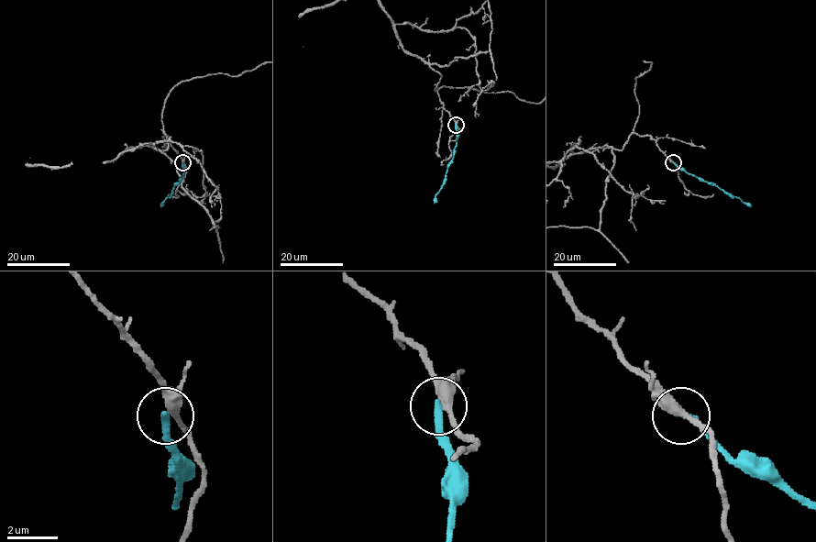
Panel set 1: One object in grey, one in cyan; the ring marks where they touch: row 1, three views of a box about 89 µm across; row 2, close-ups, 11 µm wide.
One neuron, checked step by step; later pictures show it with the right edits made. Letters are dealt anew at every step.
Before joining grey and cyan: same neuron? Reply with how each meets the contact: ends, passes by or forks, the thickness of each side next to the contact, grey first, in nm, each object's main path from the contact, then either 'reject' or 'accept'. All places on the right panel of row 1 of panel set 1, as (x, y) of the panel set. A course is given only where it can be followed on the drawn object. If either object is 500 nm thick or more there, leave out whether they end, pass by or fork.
grey passes by | cyan ends | 320/240 nm | cyan via (672, 162), (751, 205) | reject

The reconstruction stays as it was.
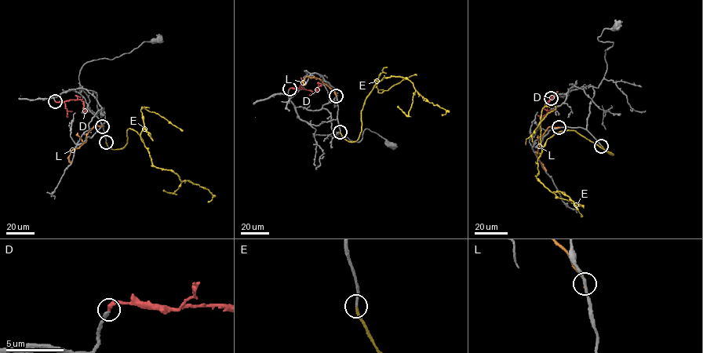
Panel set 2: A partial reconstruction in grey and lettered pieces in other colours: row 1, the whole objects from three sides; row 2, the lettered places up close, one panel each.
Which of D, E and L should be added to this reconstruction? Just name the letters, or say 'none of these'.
D, E

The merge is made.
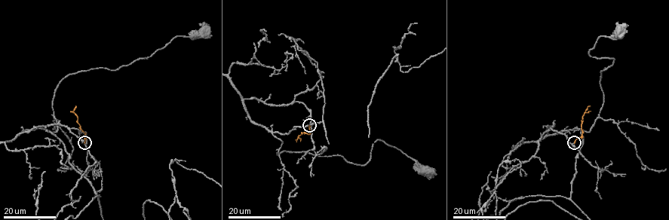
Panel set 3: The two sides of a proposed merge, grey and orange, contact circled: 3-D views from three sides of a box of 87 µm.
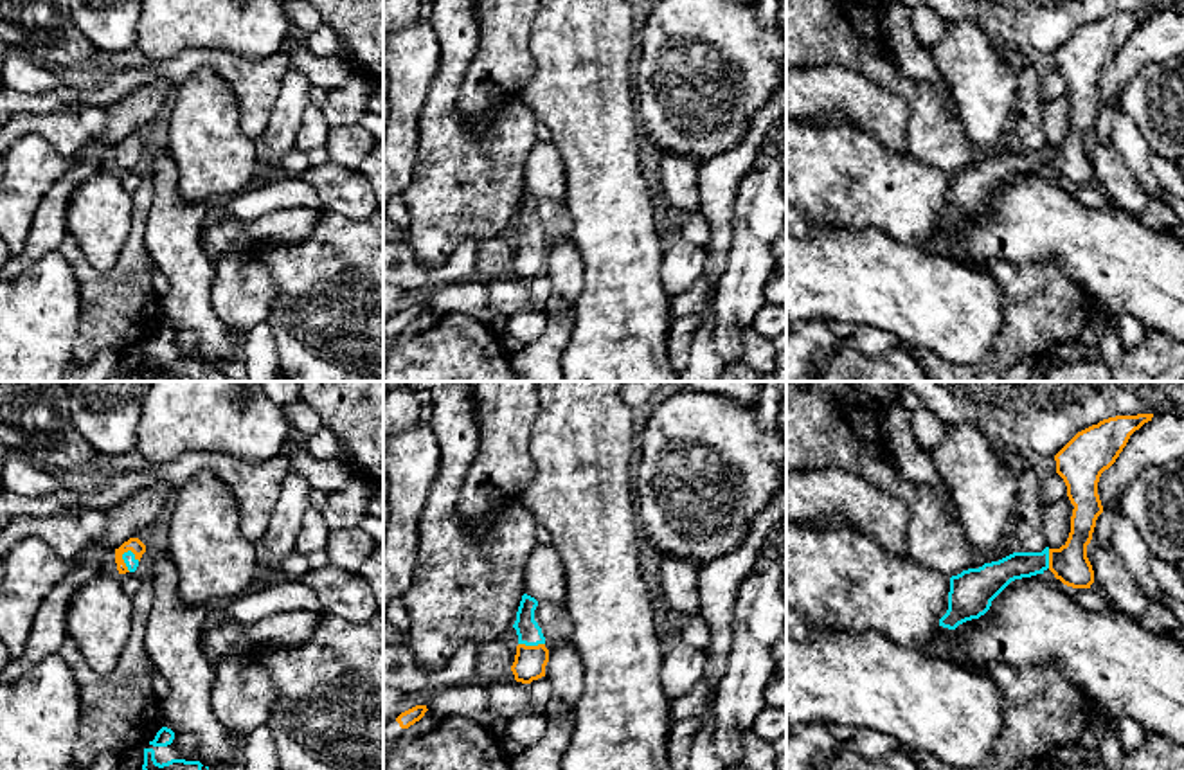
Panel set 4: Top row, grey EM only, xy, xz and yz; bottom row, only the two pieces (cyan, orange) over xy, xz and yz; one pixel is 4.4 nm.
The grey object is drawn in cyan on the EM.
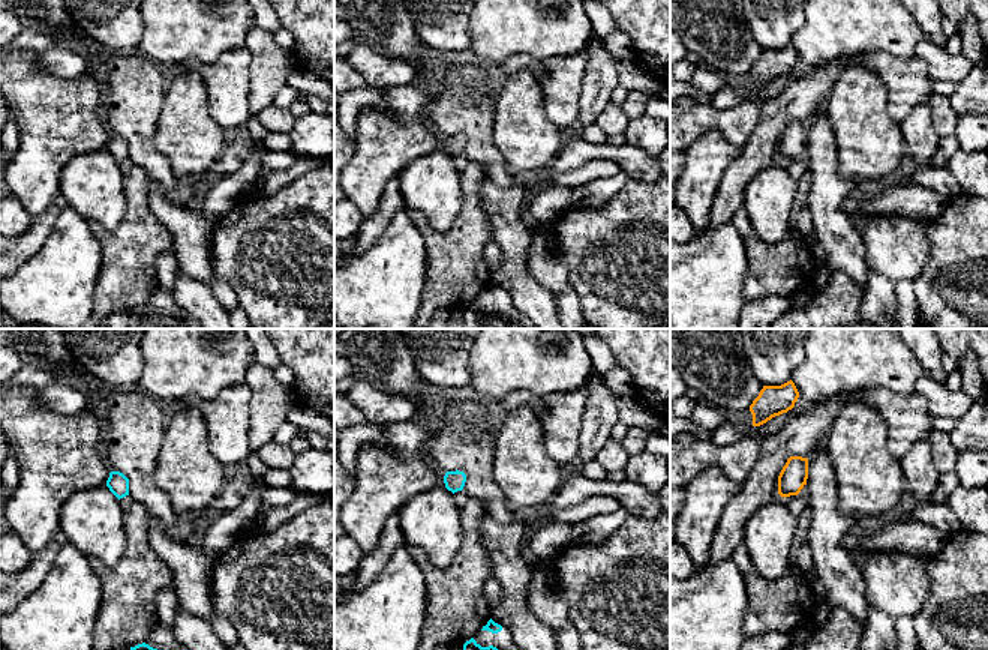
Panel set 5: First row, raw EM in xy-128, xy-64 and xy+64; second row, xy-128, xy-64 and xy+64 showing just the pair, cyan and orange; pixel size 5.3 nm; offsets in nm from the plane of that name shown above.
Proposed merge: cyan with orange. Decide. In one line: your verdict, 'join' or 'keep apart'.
join

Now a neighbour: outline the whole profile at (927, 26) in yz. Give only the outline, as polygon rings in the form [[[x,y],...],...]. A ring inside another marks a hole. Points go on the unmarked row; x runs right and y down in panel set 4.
[[[925,5],[914,7],[910,20],[916,41],[927,50],[930,50],[950,27],[936,11]]]

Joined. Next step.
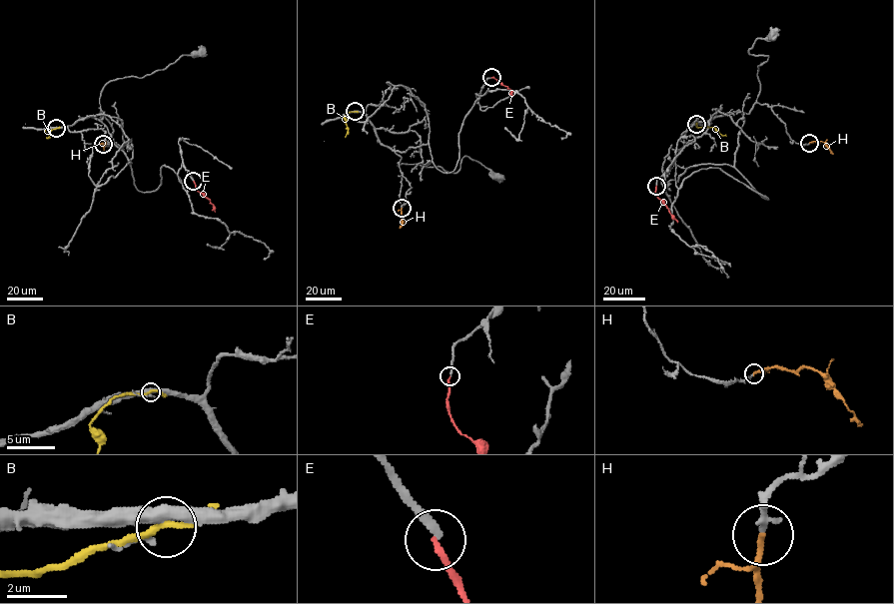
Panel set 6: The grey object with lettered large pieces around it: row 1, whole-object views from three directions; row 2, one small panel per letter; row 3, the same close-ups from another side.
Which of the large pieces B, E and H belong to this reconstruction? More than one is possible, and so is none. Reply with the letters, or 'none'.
H

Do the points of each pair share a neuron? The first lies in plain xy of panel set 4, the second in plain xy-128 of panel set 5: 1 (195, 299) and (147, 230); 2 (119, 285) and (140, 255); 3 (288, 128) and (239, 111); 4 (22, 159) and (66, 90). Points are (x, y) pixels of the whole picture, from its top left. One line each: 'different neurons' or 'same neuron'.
1: different neurons
2: same neuron
3: different neurons
4: same neuron

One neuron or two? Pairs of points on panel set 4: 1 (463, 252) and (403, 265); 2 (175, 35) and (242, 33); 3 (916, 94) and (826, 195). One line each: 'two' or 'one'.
1: one
2: one
3: two

